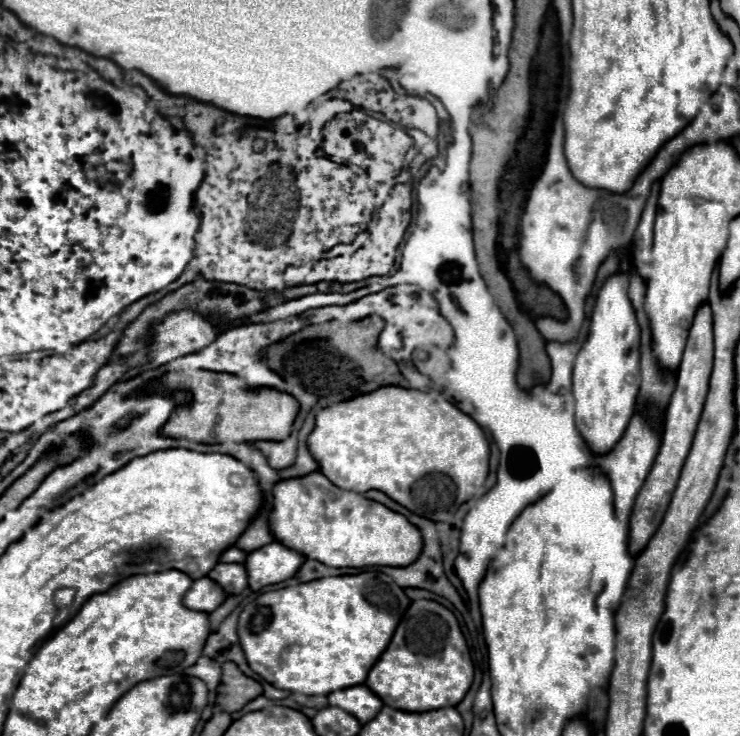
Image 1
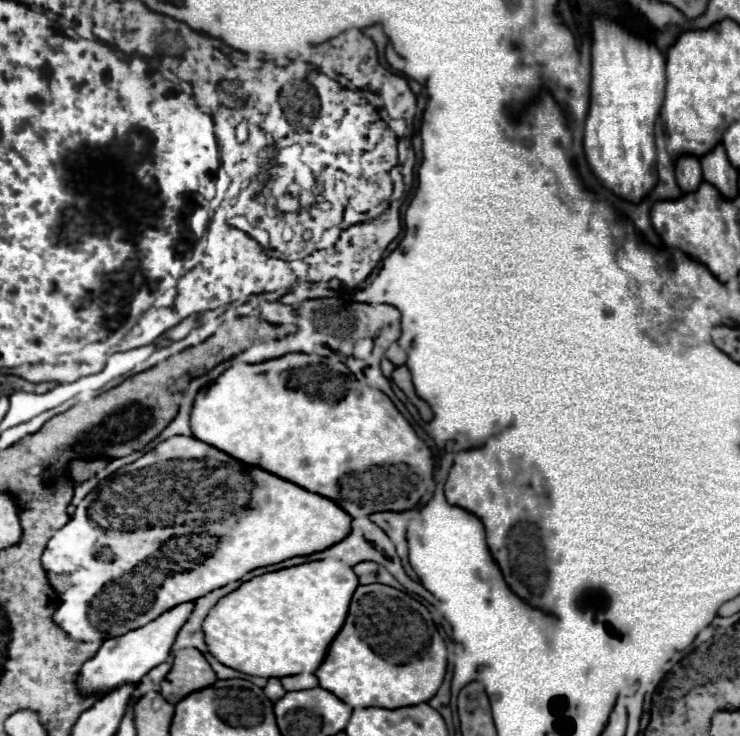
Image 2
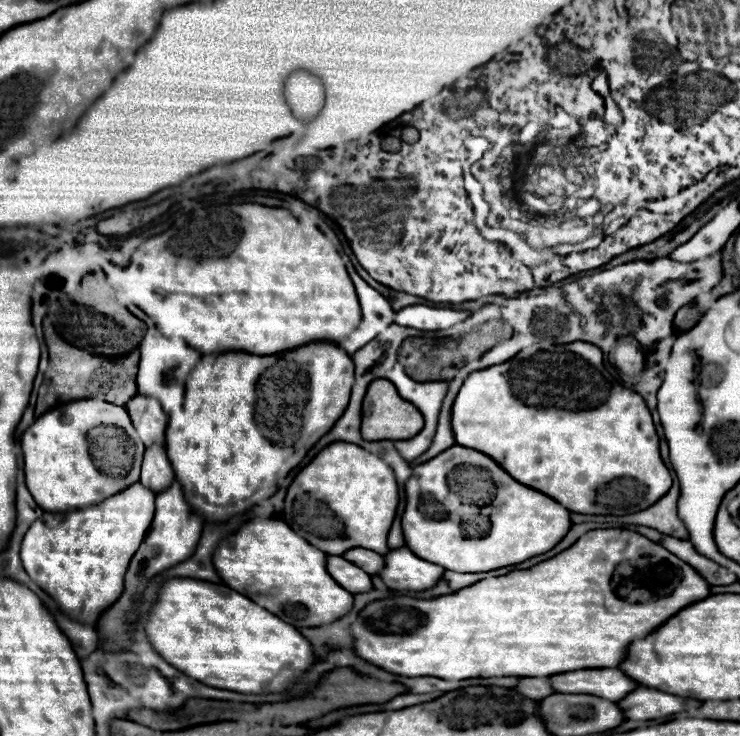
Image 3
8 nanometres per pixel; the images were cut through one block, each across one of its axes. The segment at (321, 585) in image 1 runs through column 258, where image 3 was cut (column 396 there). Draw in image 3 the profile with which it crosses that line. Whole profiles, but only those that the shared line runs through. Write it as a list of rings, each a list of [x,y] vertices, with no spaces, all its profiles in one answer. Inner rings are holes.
[[[590,530],[580,536],[570,548],[544,560],[528,570],[514,570],[506,576],[486,578],[458,592],[438,596],[432,600],[416,600],[408,596],[394,596],[368,602],[364,610],[352,620],[354,650],[356,656],[368,664],[378,666],[384,672],[400,674],[408,678],[434,676],[442,680],[466,680],[466,678],[494,678],[494,676],[548,676],[564,670],[582,668],[614,668],[622,662],[630,642],[650,634],[678,610],[710,596],[710,586],[660,544],[628,530]],[[655,560],[666,560],[680,568],[680,582],[666,597],[653,597],[647,602],[630,604],[612,594],[610,578],[612,570],[620,562],[631,561],[639,568],[655,565]]]

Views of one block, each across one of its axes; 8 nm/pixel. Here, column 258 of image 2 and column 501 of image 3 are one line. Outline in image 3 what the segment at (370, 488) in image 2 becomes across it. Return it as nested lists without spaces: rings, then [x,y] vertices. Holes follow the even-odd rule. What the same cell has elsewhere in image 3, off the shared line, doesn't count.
[[[588,342],[534,344],[502,364],[470,372],[452,404],[450,422],[456,444],[488,454],[514,480],[548,494],[570,512],[602,512],[604,516],[636,514],[638,510],[646,510],[648,504],[658,502],[672,486],[670,472],[660,458],[658,434],[646,402],[640,394],[616,382],[604,368],[602,350]]]

